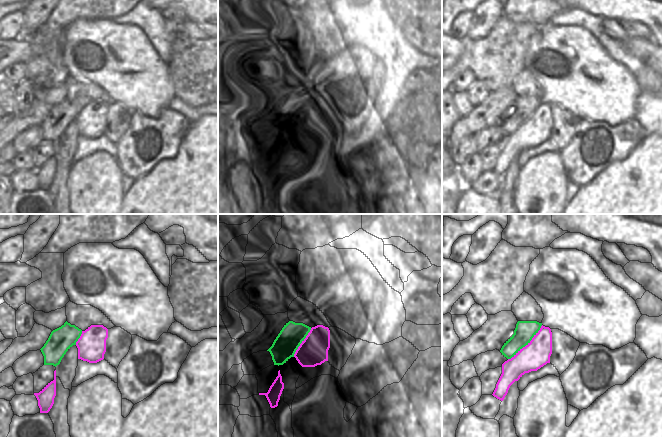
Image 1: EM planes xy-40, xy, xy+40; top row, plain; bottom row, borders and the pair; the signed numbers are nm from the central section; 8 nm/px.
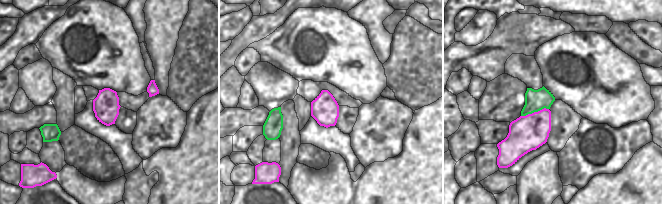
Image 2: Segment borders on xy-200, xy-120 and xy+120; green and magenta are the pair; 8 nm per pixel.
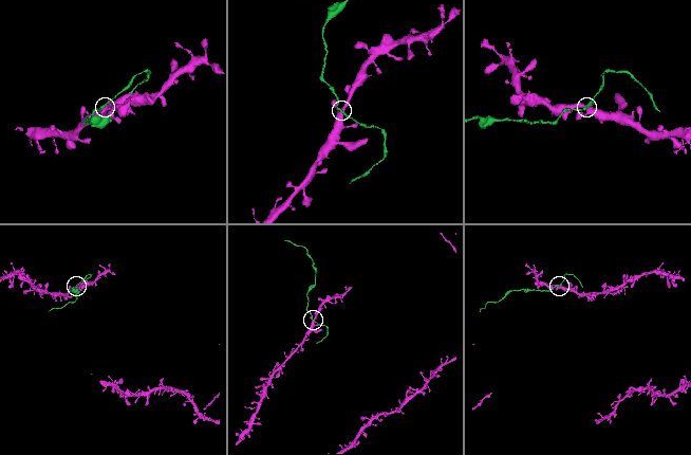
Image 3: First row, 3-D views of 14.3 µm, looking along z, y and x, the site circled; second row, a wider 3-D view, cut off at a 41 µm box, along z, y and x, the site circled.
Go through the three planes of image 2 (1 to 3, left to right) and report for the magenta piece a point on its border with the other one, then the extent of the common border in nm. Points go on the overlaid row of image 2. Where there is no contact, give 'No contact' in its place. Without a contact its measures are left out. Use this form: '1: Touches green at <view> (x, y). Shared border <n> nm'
1: No contact
2: No contact
3: Touches green at xy+120 (534, 111). Shared border 240 nm

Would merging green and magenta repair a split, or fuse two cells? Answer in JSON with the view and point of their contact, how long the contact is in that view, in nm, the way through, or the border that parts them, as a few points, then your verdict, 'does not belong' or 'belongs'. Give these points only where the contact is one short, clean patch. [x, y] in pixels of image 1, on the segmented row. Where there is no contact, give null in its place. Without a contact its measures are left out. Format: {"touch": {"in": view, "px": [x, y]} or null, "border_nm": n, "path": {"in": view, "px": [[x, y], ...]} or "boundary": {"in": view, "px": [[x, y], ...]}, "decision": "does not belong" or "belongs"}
{"touch": {"in": "xy+40", "px": [526, 344]}, "border_nm": 400, "decision": "does not belong"}

